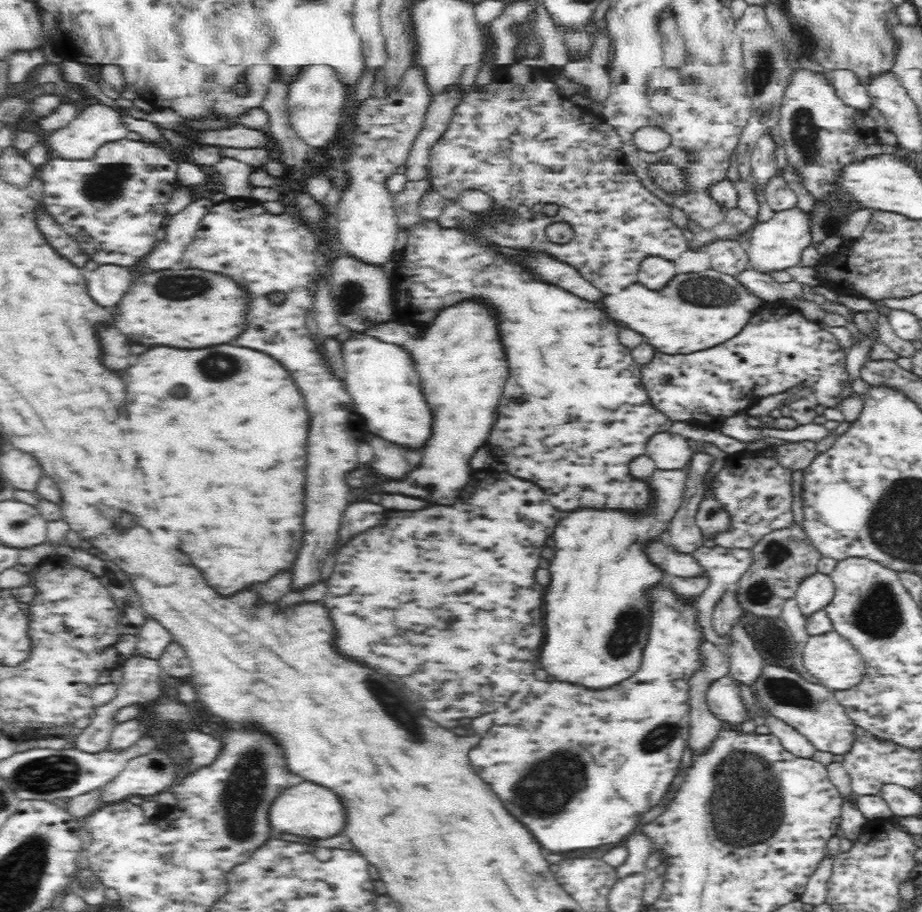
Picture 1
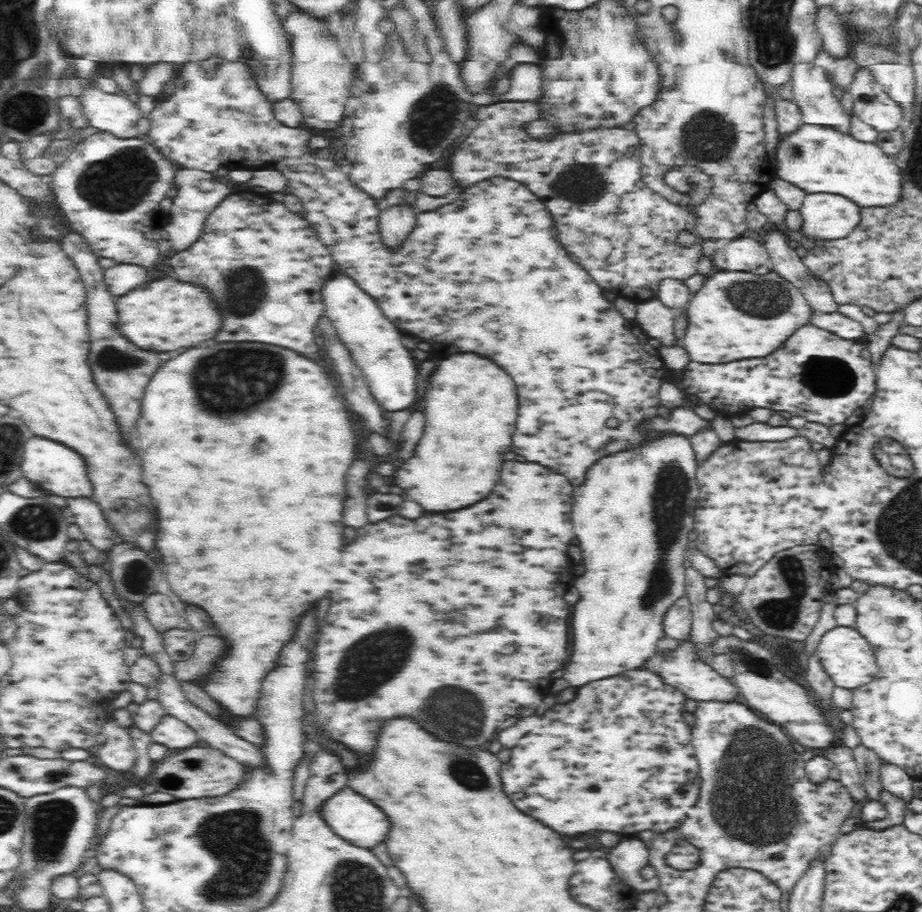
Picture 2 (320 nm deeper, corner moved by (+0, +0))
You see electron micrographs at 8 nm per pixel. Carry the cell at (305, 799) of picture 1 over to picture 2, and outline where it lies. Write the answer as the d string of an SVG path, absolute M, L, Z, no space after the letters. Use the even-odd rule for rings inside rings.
M344 786L339 788L332 796L321 802L318 807L319 816L325 822L325 826L336 836L346 840L354 846L371 849L374 844L384 840L386 824L384 816L380 816L380 810L374 806L365 796L354 792L351 788Z

